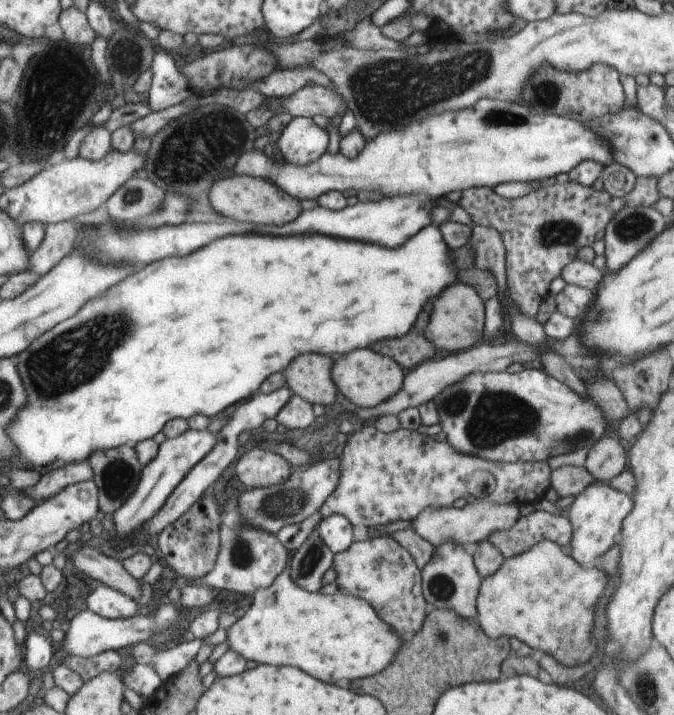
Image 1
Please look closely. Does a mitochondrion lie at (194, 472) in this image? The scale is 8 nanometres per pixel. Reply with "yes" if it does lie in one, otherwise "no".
no

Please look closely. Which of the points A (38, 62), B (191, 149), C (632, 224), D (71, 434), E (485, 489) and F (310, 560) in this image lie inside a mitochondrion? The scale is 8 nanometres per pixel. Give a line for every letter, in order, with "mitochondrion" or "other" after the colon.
A: mitochondrion
B: mitochondrion
C: mitochondrion
D: other
E: other
F: mitochondrion

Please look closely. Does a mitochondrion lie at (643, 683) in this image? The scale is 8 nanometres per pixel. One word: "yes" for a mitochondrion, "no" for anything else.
yes

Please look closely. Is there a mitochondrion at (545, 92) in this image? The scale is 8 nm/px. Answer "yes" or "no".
yes

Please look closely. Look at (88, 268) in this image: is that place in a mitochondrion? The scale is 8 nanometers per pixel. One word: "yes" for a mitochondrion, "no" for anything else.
no

